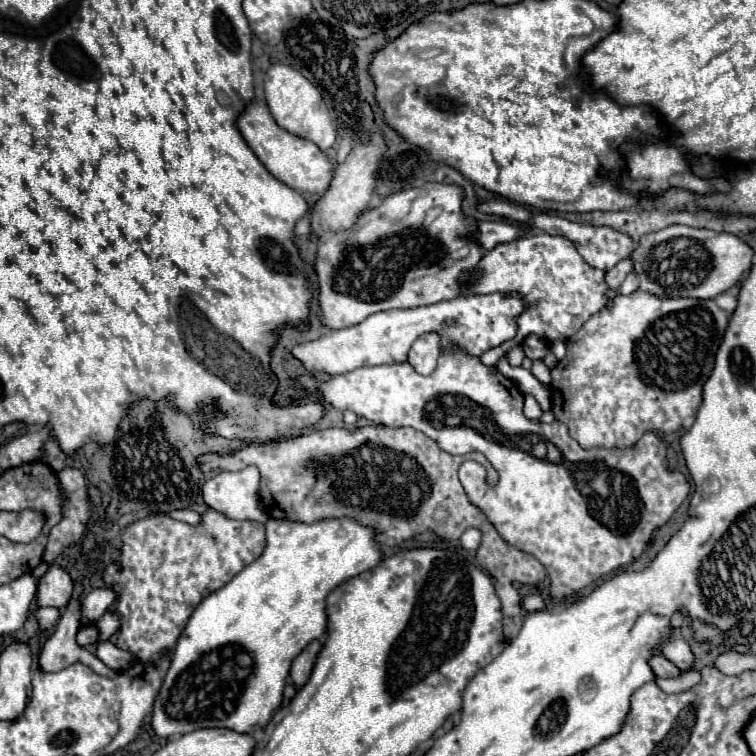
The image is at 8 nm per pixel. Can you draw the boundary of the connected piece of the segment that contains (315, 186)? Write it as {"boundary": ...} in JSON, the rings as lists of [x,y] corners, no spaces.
{"boundary":[[[253,101],[251,105],[247,105],[247,109],[237,121],[237,127],[241,135],[245,137],[247,145],[253,149],[253,153],[259,157],[259,161],[267,167],[267,171],[275,179],[279,179],[281,183],[289,185],[295,191],[305,191],[305,193],[315,193],[315,195],[323,195],[327,191],[333,177],[331,159],[315,143],[307,139],[299,139],[297,135],[291,135],[285,129],[281,129],[271,117],[265,103]]]}

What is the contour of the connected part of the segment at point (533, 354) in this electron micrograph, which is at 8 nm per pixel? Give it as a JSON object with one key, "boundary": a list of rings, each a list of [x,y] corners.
{"boundary":[[[529,335],[523,341],[523,348],[525,355],[529,357],[529,359],[543,359],[545,357],[545,353],[549,351],[549,347],[545,345],[545,341],[541,339],[541,337],[537,335]]]}

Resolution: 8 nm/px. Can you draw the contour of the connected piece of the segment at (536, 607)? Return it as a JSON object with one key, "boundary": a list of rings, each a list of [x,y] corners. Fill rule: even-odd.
{"boundary":[[[531,593],[531,595],[527,595],[523,599],[523,607],[527,611],[541,611],[541,609],[545,609],[545,601],[543,601],[543,597],[539,593]]]}

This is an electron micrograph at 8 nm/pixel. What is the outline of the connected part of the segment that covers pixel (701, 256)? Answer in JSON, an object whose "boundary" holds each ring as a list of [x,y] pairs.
{"boundary":[[[671,225],[667,229],[661,229],[657,233],[645,235],[637,249],[631,253],[631,259],[635,261],[635,273],[641,277],[643,291],[657,293],[657,297],[695,297],[695,299],[715,299],[717,295],[725,293],[733,285],[737,285],[745,273],[751,269],[753,249],[741,241],[739,237],[731,233],[715,233],[709,229],[693,229],[687,225]]]}

